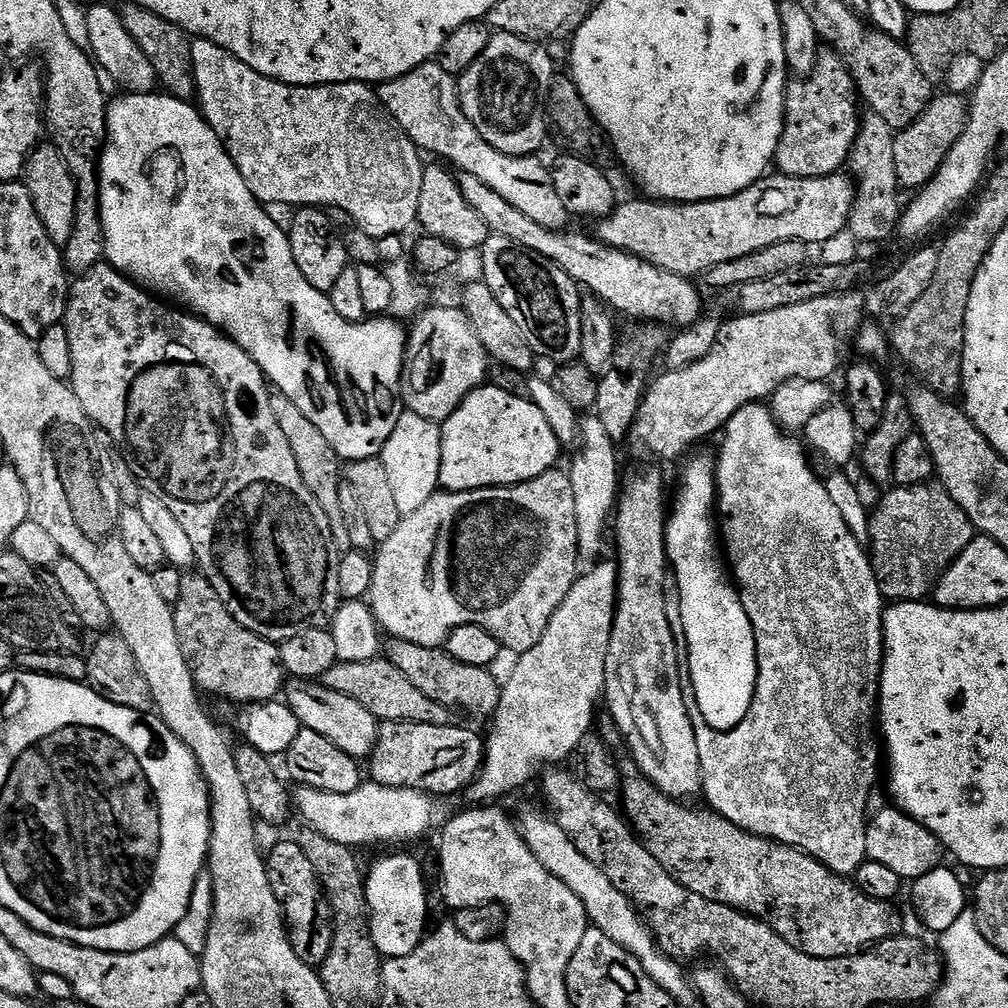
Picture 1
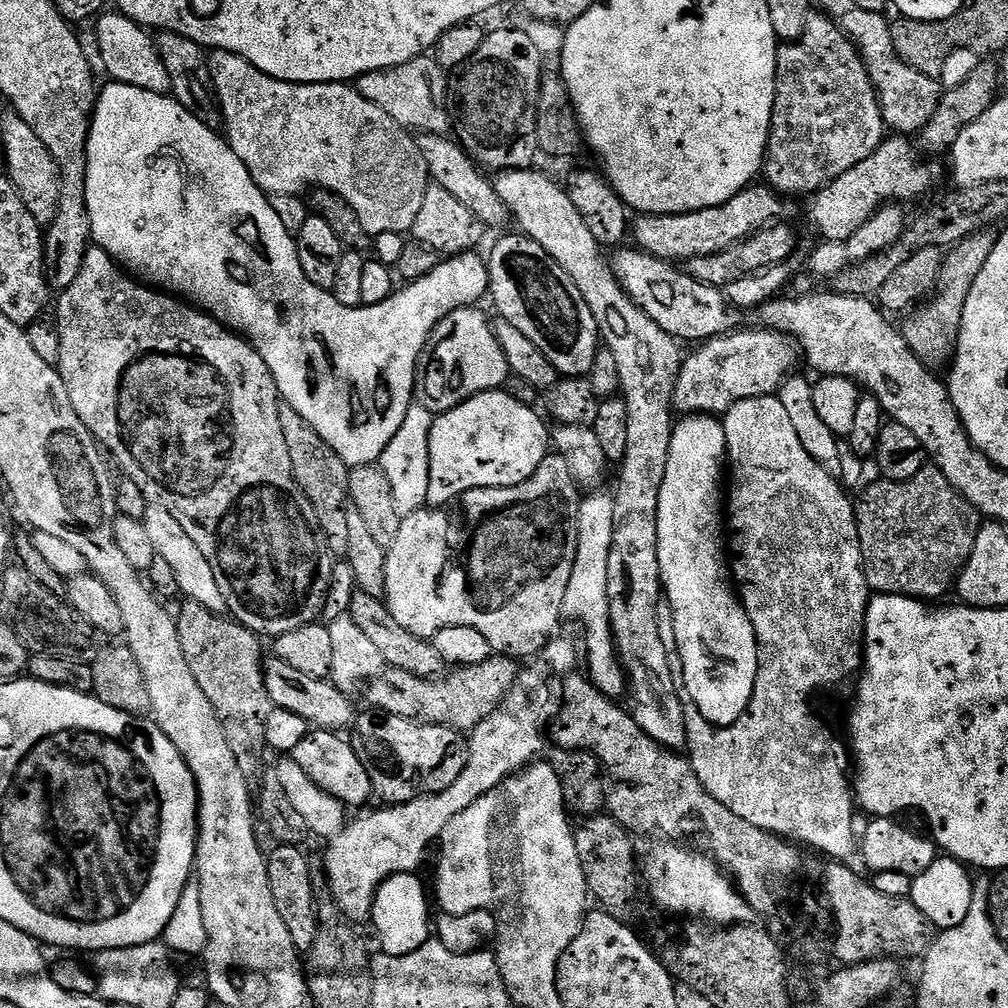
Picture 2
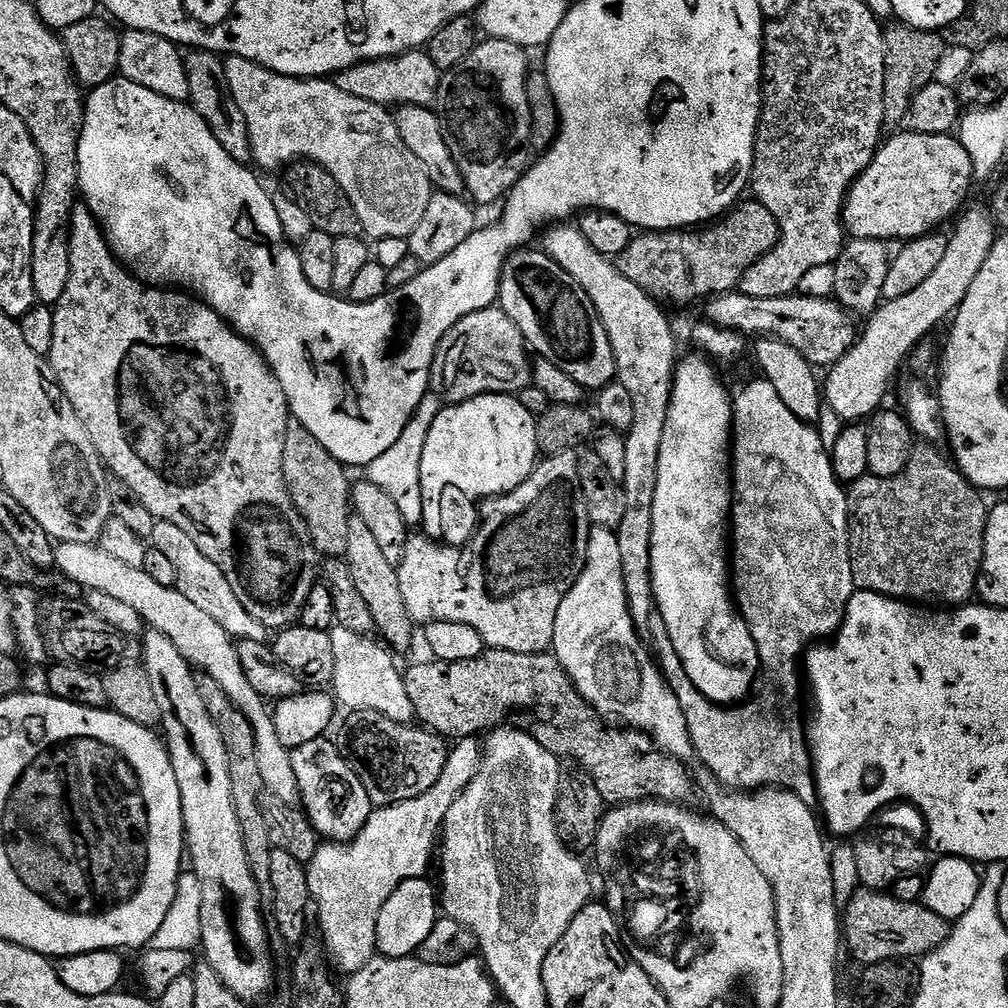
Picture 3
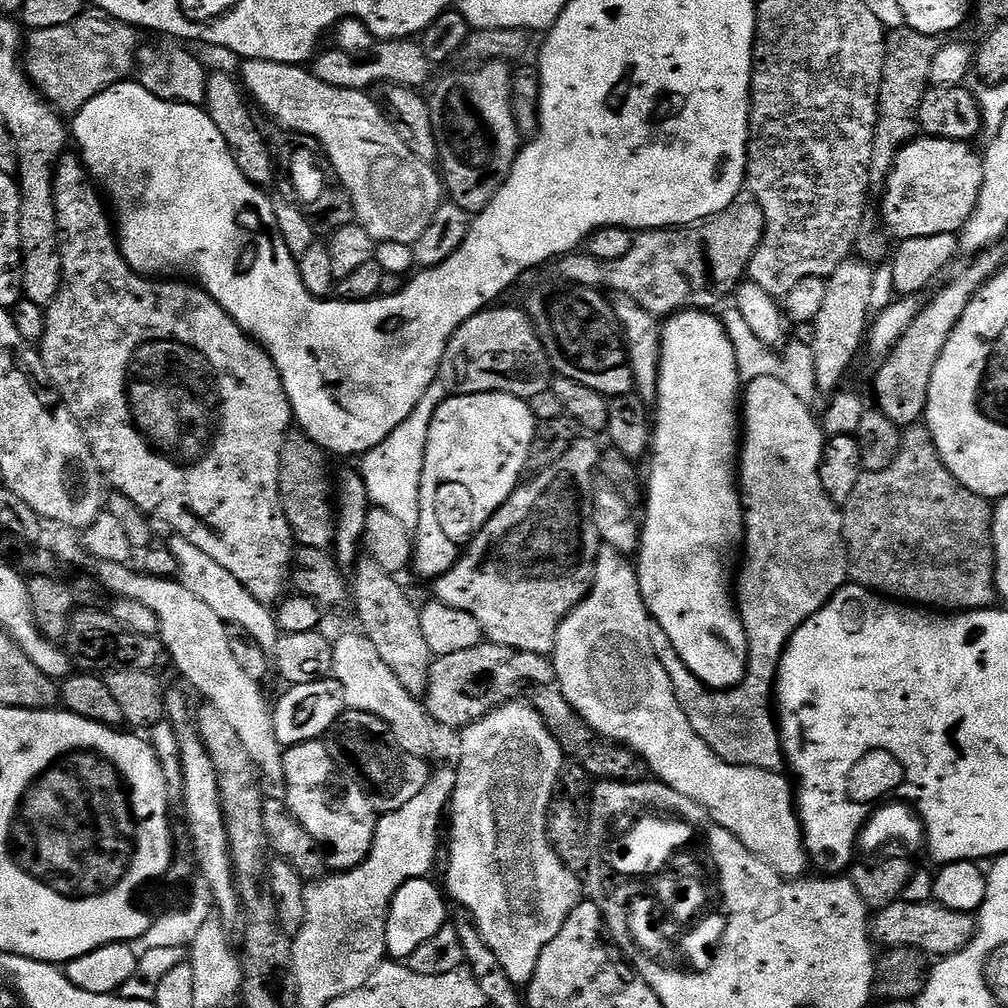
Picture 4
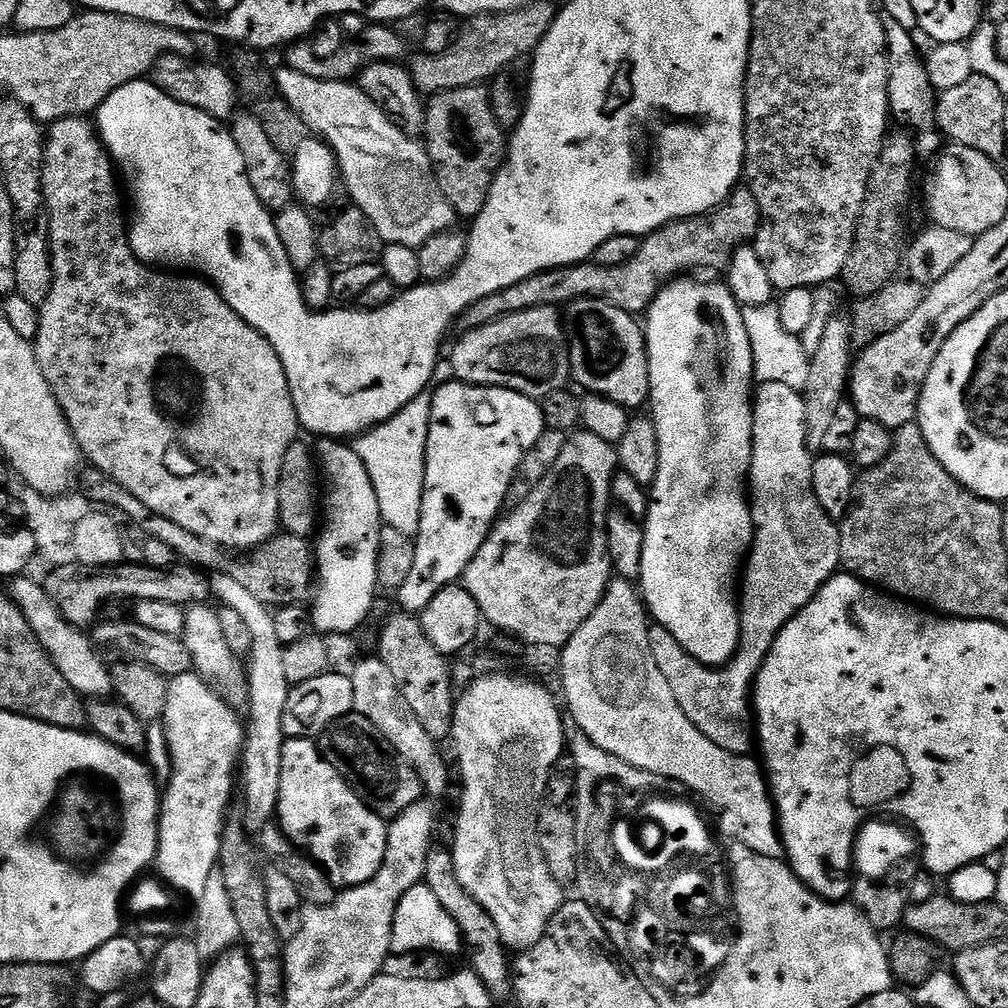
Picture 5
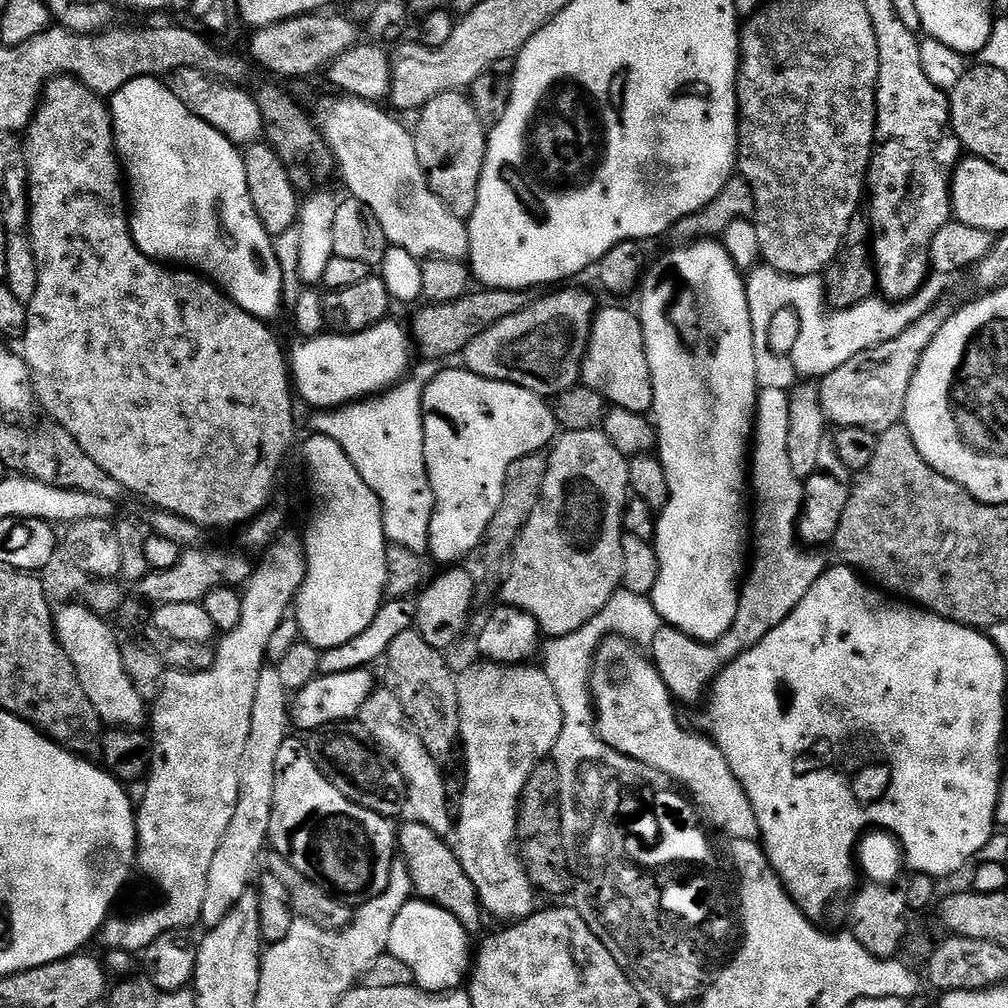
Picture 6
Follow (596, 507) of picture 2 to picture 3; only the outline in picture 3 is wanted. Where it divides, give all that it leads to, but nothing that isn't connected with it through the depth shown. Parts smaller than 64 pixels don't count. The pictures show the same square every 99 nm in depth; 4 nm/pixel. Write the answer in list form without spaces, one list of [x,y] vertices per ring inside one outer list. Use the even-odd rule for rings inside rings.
[[[593,527],[586,546],[582,574],[566,598],[562,598],[562,606],[558,606],[551,651],[574,682],[578,694],[582,694],[582,698],[586,698],[586,702],[590,702],[590,706],[594,706],[601,716],[615,718],[621,725],[645,732],[667,756],[675,760],[691,761],[694,756],[692,739],[682,706],[678,706],[678,698],[664,680],[664,673],[660,671],[649,645],[645,641],[643,644],[640,636],[641,629],[636,627],[626,598],[626,578],[622,578],[622,553],[616,533],[610,528]]]

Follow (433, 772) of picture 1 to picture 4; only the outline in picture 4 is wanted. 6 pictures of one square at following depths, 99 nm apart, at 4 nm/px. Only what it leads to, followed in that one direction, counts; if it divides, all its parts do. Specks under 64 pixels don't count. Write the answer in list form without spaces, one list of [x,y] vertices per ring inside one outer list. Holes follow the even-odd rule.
[[[345,710],[328,731],[326,743],[336,765],[354,783],[362,786],[370,806],[378,814],[393,812],[406,806],[410,798],[418,798],[420,791],[429,782],[429,761],[425,757],[402,750],[386,722],[382,722],[382,718],[374,714]]]

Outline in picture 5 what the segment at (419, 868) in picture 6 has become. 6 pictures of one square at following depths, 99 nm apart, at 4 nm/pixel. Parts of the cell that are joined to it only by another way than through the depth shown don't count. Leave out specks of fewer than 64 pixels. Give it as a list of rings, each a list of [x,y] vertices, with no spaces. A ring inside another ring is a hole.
[[[432,848],[428,851],[426,860],[426,870],[424,871],[424,883],[430,890],[434,891],[434,896],[444,905],[444,909],[455,920],[458,926],[461,943],[470,964],[471,971],[486,986],[492,996],[493,1001],[508,1001],[514,994],[514,977],[511,973],[510,958],[504,944],[501,942],[501,935],[494,925],[493,919],[481,904],[458,882],[457,872],[454,870],[453,858],[447,850]]]

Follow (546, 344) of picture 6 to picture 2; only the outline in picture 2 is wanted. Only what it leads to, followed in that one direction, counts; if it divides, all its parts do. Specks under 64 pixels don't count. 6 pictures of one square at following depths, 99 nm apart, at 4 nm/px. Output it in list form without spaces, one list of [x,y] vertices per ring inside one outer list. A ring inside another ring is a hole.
[[[479,307],[459,308],[454,310],[430,334],[424,352],[416,367],[415,403],[426,406],[434,414],[448,412],[454,406],[466,402],[479,392],[495,392],[503,389],[510,379],[506,354],[502,354],[502,346],[496,337],[495,327],[480,313]]]

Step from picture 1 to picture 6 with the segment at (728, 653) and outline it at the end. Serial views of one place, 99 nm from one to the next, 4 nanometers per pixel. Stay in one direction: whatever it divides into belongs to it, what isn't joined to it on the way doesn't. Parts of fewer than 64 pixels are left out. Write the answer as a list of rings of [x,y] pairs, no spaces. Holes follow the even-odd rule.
[[[700,238],[695,242],[676,246],[673,252],[662,256],[649,267],[642,281],[642,291],[639,293],[639,296],[641,295],[640,308],[638,307],[640,324],[644,328],[644,345],[650,362],[650,378],[654,386],[651,415],[654,417],[658,455],[666,470],[666,486],[668,487],[668,504],[665,508],[659,509],[656,518],[654,547],[660,569],[658,570],[658,582],[654,582],[650,599],[658,610],[661,621],[667,627],[682,630],[688,635],[689,641],[701,640],[702,643],[712,646],[715,645],[718,638],[722,638],[728,633],[738,614],[740,586],[746,572],[746,553],[750,548],[750,516],[749,513],[744,513],[744,492],[746,496],[750,488],[750,445],[754,439],[758,395],[755,370],[755,336],[751,326],[750,306],[747,302],[745,273],[734,262],[734,258],[730,258],[730,254],[719,239]]]

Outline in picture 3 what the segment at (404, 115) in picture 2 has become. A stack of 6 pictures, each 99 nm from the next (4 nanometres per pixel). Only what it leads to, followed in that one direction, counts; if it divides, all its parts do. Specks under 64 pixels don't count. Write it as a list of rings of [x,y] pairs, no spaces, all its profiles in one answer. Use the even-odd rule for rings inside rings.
[[[413,50],[397,56],[364,60],[345,72],[337,72],[334,83],[338,90],[346,90],[346,94],[354,94],[354,98],[362,98],[366,102],[381,106],[417,104],[427,108],[436,103],[441,75],[442,71],[431,61],[427,51]]]

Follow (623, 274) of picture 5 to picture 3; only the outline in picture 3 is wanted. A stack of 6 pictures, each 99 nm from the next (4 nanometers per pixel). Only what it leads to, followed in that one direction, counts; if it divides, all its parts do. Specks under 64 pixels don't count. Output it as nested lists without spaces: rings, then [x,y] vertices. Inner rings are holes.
[[[748,198],[737,203],[719,222],[709,223],[699,230],[645,231],[643,234],[633,235],[630,246],[626,246],[626,250],[615,257],[614,263],[622,274],[626,274],[626,278],[630,278],[630,282],[634,282],[634,286],[651,294],[657,301],[692,304],[695,300],[704,302],[713,296],[737,291],[746,270],[750,270],[750,266],[757,264],[766,254],[770,254],[779,237],[778,218],[774,218],[774,214],[770,214],[770,210],[766,210],[766,206],[762,206],[759,200]]]

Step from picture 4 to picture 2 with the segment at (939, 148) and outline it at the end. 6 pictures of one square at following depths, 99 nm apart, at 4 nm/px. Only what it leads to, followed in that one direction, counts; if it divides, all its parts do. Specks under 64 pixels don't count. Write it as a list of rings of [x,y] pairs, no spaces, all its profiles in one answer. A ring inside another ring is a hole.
[[[899,134],[885,139],[884,143],[878,146],[878,150],[874,150],[874,154],[870,154],[870,158],[866,158],[866,162],[858,162],[858,166],[854,166],[854,170],[846,170],[846,174],[834,178],[834,182],[830,182],[822,191],[811,197],[810,203],[812,205],[808,208],[808,216],[812,219],[813,226],[821,232],[821,237],[824,240],[843,240],[846,242],[854,234],[854,230],[858,230],[858,226],[862,226],[862,222],[870,219],[885,204],[905,202],[904,200],[920,200],[935,186],[935,166],[920,164],[921,153],[917,151],[914,144],[914,149],[912,149],[911,143],[913,144],[911,139]]]

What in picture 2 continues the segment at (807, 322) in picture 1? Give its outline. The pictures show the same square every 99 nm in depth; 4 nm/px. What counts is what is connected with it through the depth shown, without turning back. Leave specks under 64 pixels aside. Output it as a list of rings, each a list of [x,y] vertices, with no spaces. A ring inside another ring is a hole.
[[[753,326],[741,327],[726,336],[714,336],[699,345],[697,352],[683,357],[680,373],[676,379],[676,389],[672,399],[672,407],[680,414],[723,414],[728,412],[738,402],[746,398],[758,398],[779,393],[781,386],[789,376],[793,375],[798,360],[798,348],[789,337],[781,332],[771,332],[769,328]]]

